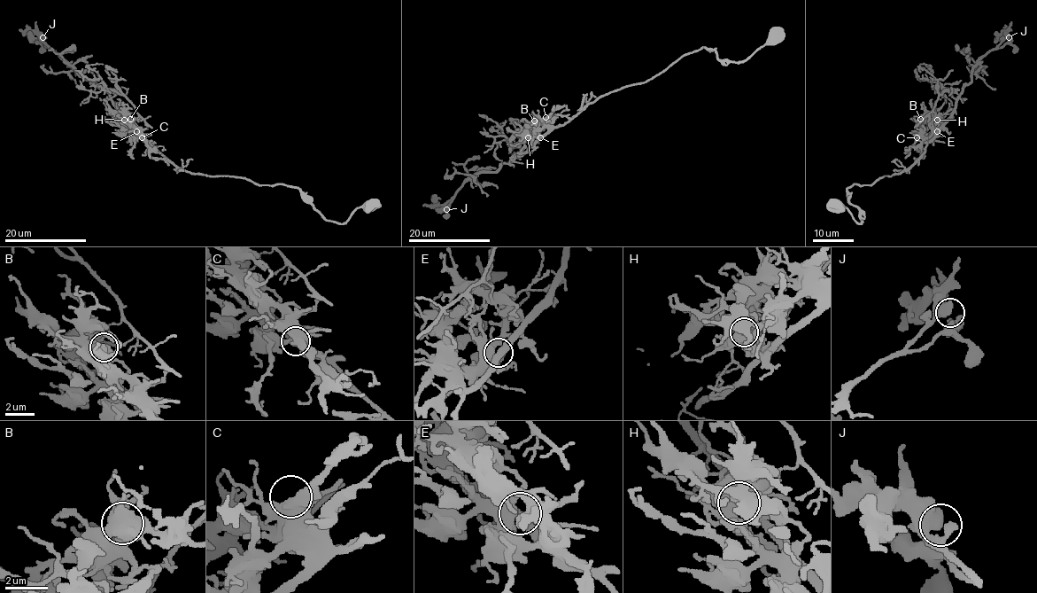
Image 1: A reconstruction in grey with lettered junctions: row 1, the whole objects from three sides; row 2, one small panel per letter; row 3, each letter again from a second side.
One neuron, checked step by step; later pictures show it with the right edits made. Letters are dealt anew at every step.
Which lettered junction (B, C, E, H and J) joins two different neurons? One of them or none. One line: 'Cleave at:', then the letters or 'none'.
Cleave at: H

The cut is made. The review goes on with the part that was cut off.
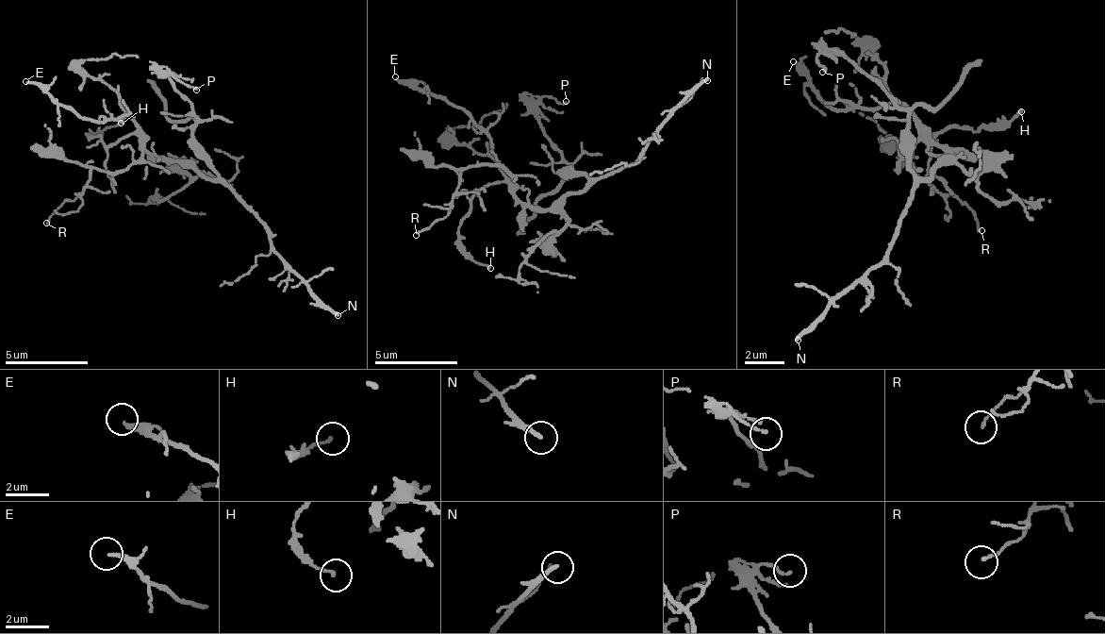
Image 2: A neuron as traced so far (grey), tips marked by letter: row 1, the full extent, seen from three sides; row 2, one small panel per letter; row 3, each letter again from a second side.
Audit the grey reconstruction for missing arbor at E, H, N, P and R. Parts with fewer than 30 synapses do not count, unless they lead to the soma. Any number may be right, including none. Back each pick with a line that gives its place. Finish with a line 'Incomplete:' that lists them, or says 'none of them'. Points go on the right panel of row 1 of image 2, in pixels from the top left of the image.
N: at (798, 340)
Incomplete: N

